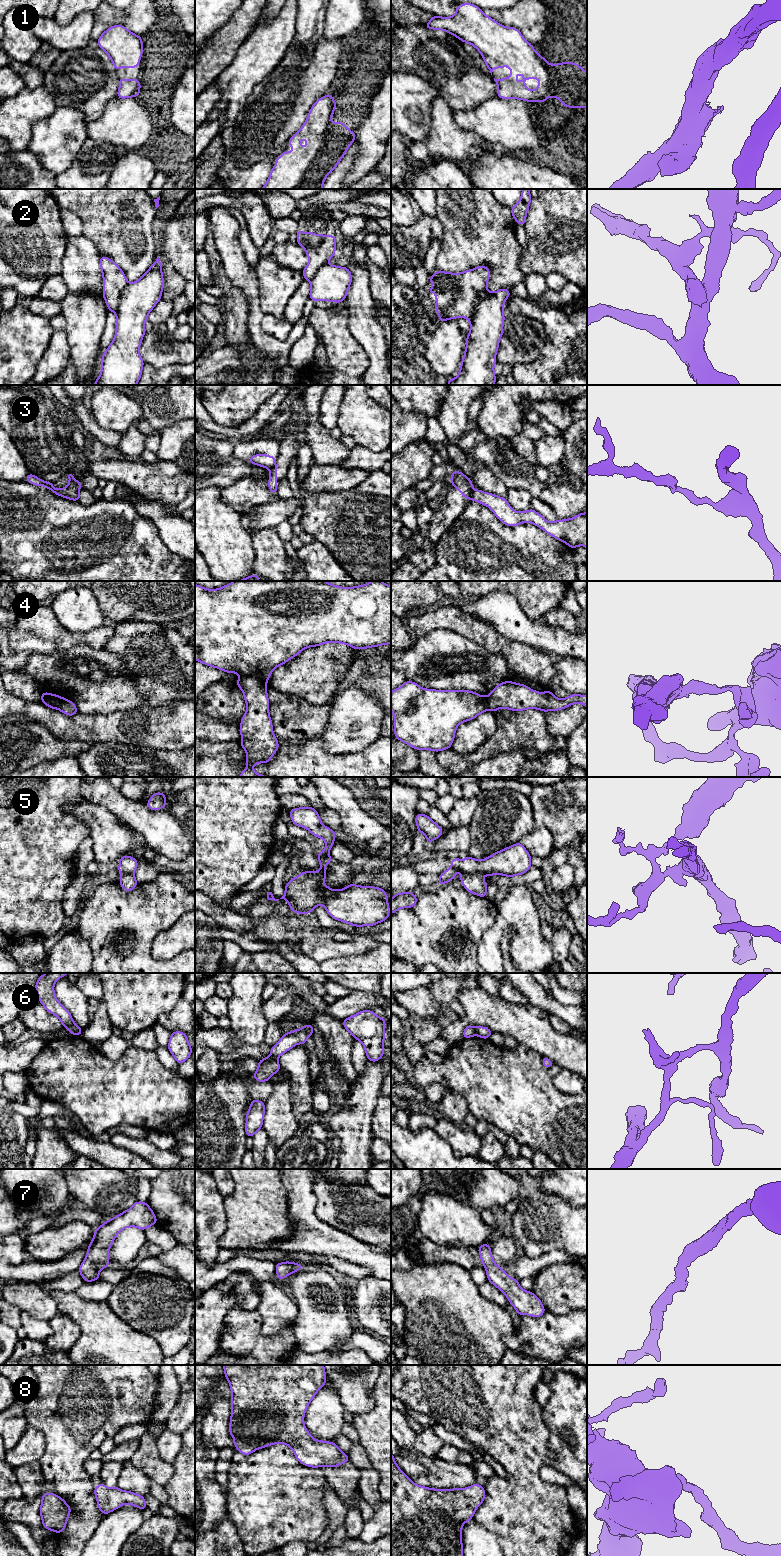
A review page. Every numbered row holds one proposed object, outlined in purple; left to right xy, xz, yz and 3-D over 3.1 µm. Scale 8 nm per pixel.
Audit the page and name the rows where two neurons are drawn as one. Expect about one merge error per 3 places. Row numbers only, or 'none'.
2, 3, 4, 5, 6

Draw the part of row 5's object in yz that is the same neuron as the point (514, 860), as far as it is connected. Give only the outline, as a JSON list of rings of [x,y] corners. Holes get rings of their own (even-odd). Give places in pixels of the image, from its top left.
[[[520,842],[495,852],[483,860],[475,860],[470,856],[464,860],[451,859],[451,868],[471,875],[498,874],[513,877],[526,873],[531,867],[531,856]]]

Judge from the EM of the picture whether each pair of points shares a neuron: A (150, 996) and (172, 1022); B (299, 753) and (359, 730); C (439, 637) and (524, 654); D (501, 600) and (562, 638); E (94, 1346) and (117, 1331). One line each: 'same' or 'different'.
A: different
B: different
C: different
D: same
E: same

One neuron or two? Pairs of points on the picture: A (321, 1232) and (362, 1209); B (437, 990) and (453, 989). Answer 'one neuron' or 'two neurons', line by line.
A: two neurons
B: one neuron

